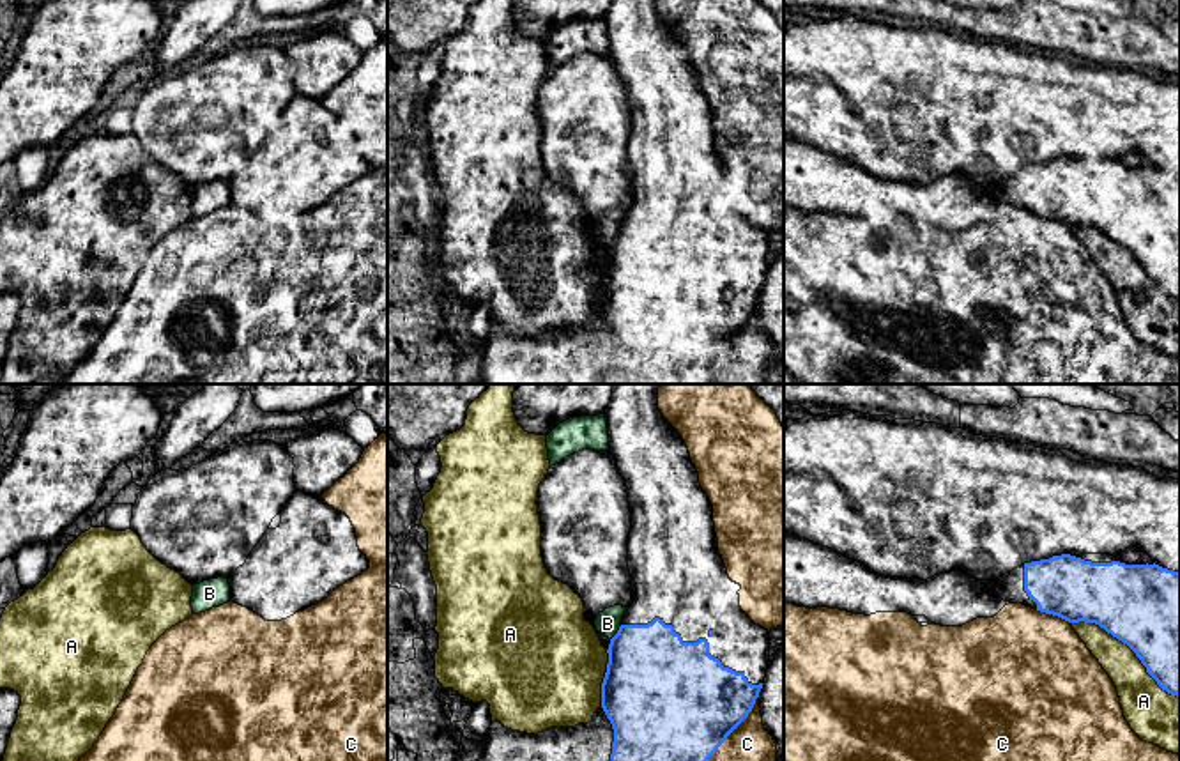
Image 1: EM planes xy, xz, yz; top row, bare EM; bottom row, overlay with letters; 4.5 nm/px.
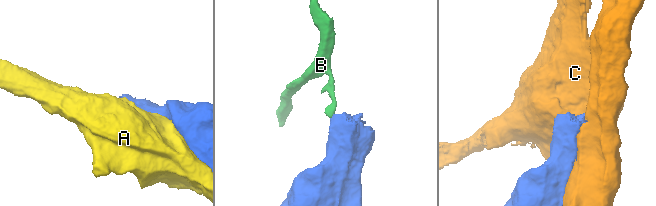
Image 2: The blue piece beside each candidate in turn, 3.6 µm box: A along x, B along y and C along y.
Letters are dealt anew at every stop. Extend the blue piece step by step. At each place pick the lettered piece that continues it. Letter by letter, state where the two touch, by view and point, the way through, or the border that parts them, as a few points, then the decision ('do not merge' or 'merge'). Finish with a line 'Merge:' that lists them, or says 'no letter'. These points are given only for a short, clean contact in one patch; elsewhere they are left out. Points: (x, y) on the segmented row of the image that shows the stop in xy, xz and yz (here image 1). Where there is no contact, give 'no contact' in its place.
A: meets blue in yz at (1129, 646); do not merge
B: meets blue in xz at (618, 632); border along xz (621, 625), (611, 639); do not merge
C: meets blue in xz at (736, 726); do not merge
Merge: no letter

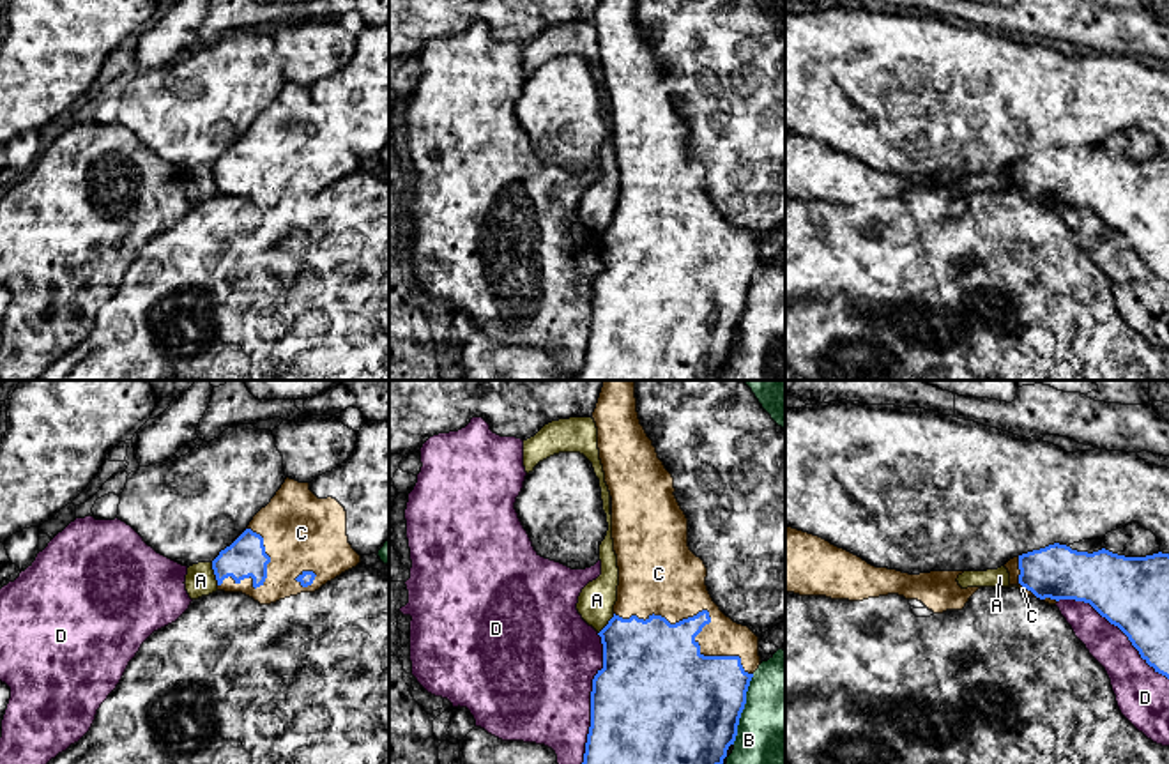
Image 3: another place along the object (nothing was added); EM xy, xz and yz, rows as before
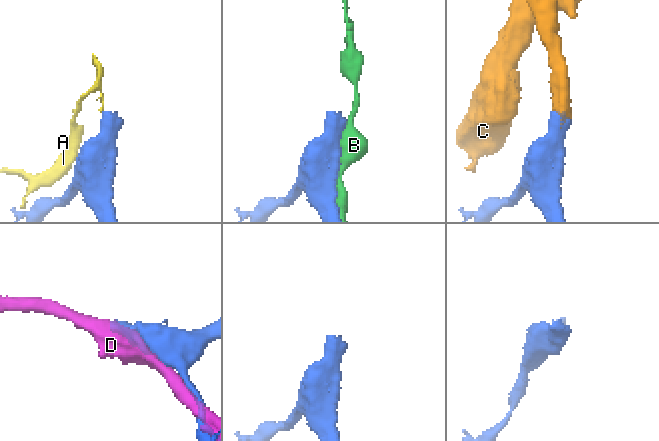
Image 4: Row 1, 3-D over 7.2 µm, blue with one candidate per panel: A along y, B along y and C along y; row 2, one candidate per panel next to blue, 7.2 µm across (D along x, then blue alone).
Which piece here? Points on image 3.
A: meets blue in xy at (214, 573); border along xy (211, 563), (218, 584); do not merge
B: meets blue in xz at (743, 708); do not merge
C: meets blue in xz at (708, 614); merge
D: meets blue in xz at (591, 699); do not merge
Merge: C

